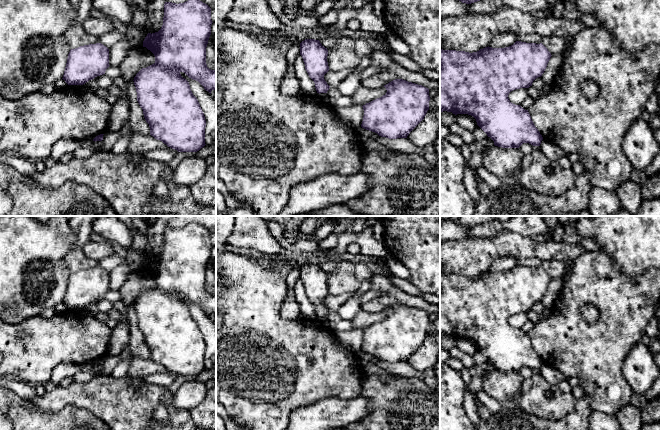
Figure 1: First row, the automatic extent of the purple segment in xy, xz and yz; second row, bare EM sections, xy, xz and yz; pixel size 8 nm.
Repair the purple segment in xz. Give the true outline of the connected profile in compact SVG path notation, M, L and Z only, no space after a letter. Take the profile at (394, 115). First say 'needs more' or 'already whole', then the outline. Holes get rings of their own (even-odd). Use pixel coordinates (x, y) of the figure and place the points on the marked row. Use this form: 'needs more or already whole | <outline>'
already whole | M395 79L384 87L387 90L385 95L362 106L364 116L361 127L389 139L407 138L429 110L429 89L403 79Z

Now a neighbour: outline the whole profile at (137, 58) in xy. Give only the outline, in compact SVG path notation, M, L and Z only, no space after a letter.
M131 47L119 69L126 81L134 80L136 74L142 69L155 63L154 54L146 47Z

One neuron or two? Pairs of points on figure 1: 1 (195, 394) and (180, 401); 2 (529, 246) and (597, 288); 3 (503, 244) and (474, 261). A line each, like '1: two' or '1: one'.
1: one
2: two
3: one

